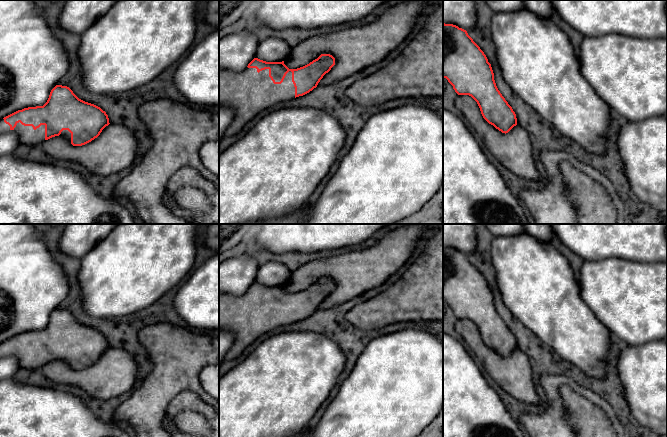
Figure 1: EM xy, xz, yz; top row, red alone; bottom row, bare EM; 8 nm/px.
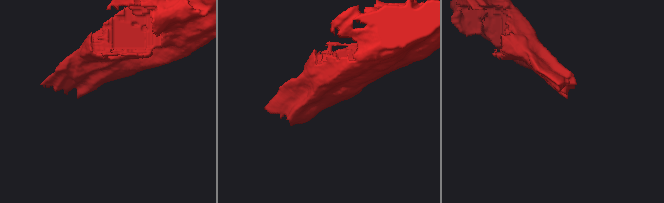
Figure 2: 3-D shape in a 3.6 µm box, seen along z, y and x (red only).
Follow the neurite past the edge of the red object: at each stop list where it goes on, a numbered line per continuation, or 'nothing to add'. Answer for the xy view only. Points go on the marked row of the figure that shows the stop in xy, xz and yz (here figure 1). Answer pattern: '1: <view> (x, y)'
1: xy (27, 136)

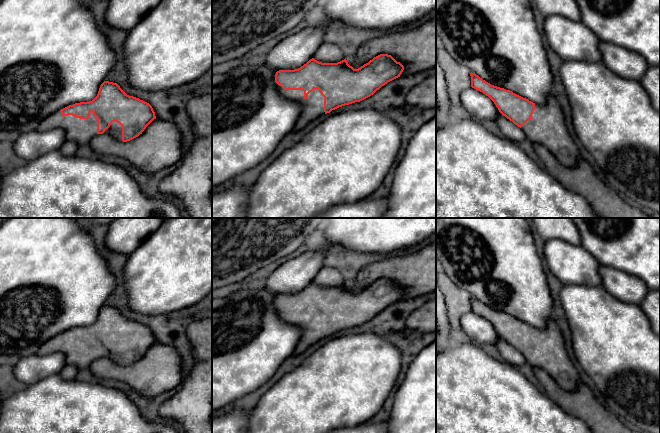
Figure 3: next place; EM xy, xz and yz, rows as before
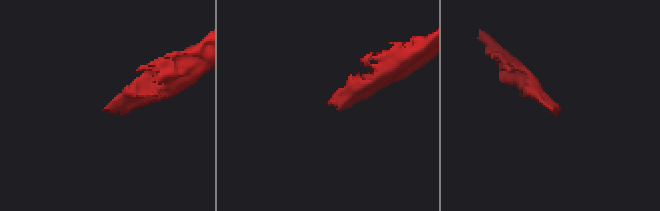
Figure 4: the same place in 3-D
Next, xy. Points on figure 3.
1: xy (81, 131)

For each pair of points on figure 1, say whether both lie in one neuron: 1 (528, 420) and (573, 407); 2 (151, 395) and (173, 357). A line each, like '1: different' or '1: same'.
1: different
2: same

